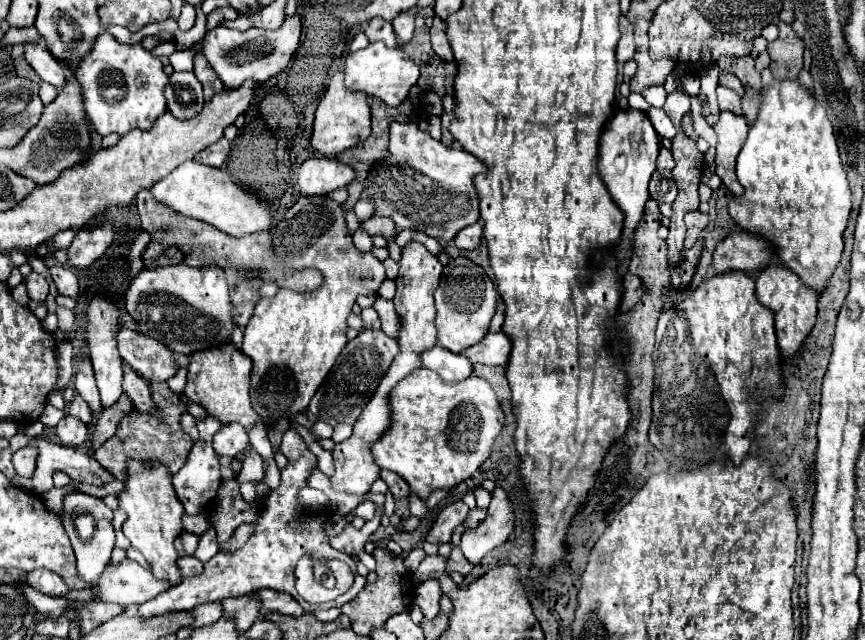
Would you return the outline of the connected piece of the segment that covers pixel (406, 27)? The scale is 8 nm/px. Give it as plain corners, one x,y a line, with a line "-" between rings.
410,11
400,13
398,17
392,19
392,25
394,25
396,35
402,39
402,43
408,43
414,35
414,13
410,13

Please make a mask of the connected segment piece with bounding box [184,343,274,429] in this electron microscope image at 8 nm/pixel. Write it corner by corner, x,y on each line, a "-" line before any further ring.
226,343
220,347
210,347
200,353
194,353
188,365
188,383
184,389
184,395
206,409
208,415
220,419
222,423
240,423
244,429
250,429
256,421
262,423
274,423
264,421
260,415
256,415
250,407
250,369
252,361
242,351
234,347
234,343

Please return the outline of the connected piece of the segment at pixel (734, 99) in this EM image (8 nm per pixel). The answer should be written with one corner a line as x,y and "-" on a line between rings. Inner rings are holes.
718,87
718,105
722,111
732,111
736,115
742,113
742,99
736,91
728,89
728,87

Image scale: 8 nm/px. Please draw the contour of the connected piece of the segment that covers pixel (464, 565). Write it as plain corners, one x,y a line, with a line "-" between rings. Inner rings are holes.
454,547
454,549
452,549
452,555
450,555
450,561
446,563
446,569
448,569
448,571
458,571
458,573
462,573
462,575
468,575
470,569
472,569
472,565
464,559
464,555
460,553
460,549

